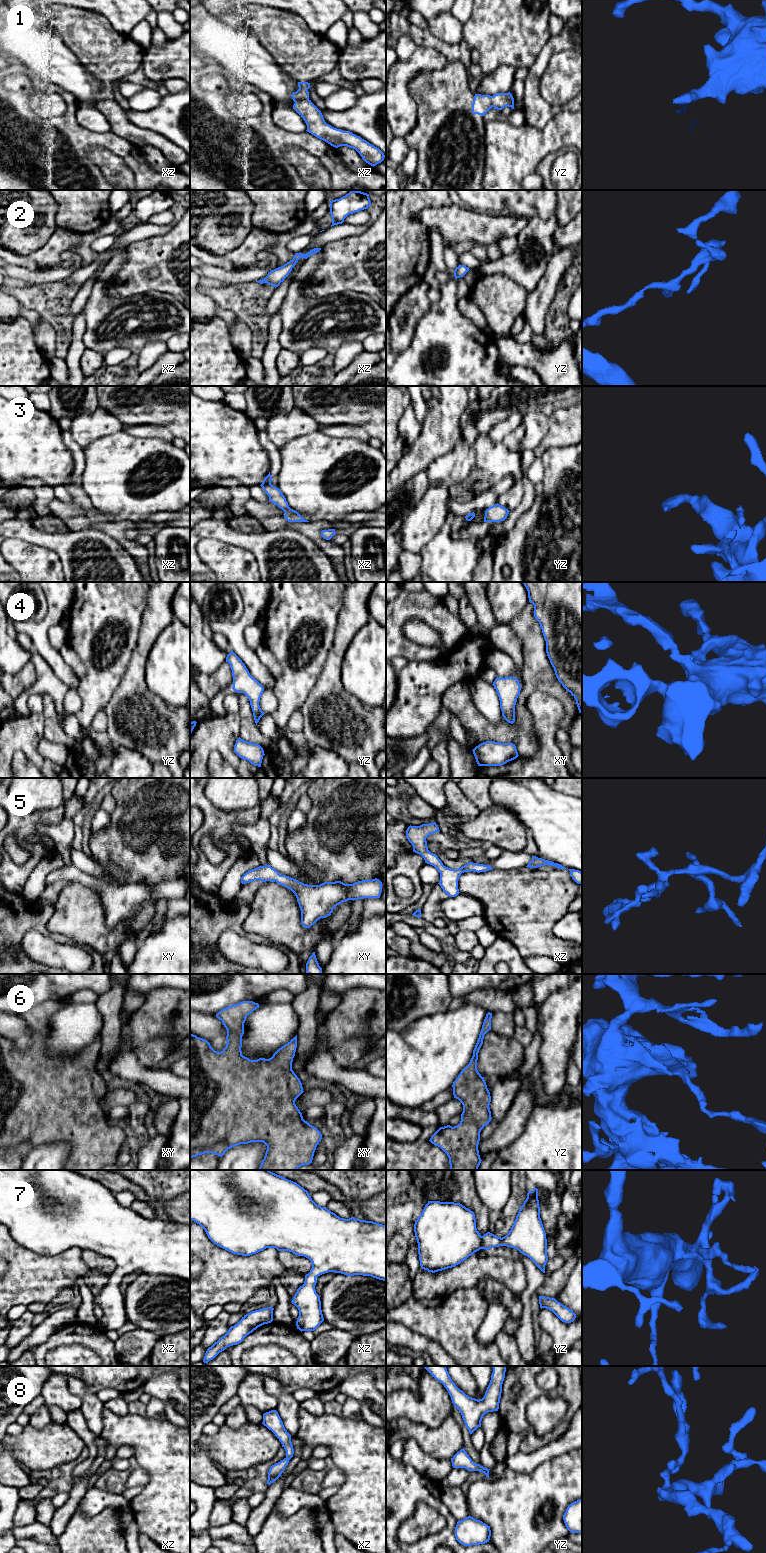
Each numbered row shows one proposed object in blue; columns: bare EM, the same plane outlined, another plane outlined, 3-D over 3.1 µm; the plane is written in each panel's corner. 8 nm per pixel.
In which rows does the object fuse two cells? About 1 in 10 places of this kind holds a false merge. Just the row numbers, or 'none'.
none

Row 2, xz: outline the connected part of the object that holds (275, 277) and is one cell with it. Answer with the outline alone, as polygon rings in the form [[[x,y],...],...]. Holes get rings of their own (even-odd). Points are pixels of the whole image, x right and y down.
[[[314,248],[310,250],[309,252],[307,252],[306,254],[302,254],[301,252],[295,253],[292,260],[290,260],[289,262],[287,262],[281,267],[271,270],[264,279],[256,281],[256,282],[261,283],[261,284],[267,283],[276,288],[289,275],[289,273],[292,271],[292,268],[296,265],[296,263],[298,262],[300,258],[307,259],[308,257],[319,252],[320,250],[321,248]]]

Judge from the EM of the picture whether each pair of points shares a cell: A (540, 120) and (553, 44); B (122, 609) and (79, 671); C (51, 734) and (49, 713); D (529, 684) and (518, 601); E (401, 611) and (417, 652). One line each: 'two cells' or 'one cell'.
A: one cell
B: two cells
C: one cell
D: two cells
E: one cell

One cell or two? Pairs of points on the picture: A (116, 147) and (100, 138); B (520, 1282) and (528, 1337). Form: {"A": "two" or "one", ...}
{"A": "one", "B": "two"}

